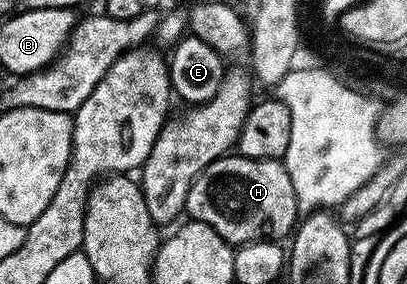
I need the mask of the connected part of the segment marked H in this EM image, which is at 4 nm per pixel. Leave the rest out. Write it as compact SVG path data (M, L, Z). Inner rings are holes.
M231 157L218 158L193 179L187 193L186 213L196 222L209 224L209 228L216 230L235 248L242 246L245 242L262 238L283 240L285 237L286 239L296 229L301 211L297 204L297 196L293 192L293 180L289 180L289 172L283 167L282 161L273 158Z

